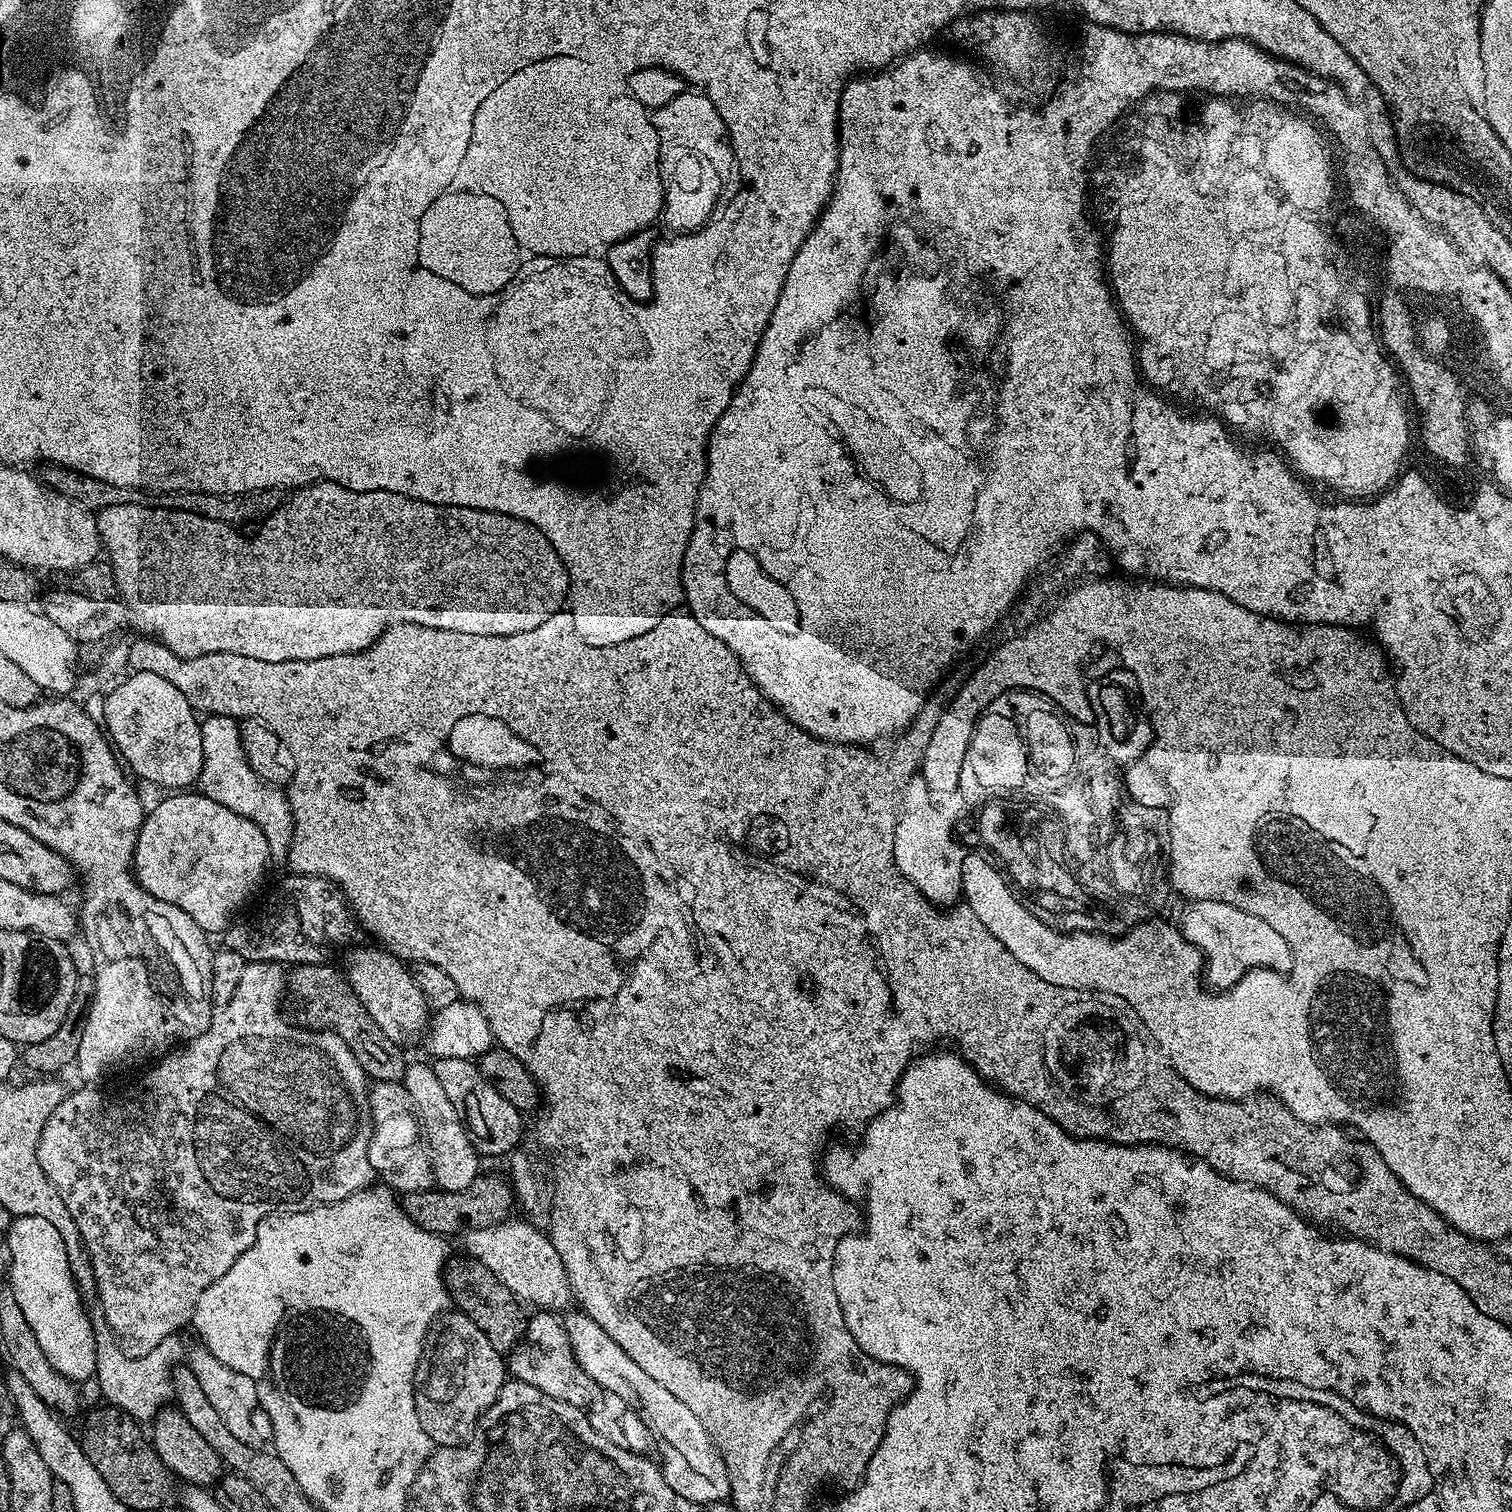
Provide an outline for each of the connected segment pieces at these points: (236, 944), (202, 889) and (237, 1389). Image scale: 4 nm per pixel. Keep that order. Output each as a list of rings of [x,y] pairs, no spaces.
[[[321,876],[288,877],[268,896],[253,920],[233,923],[223,933],[223,947],[234,950],[249,964],[270,962],[281,966],[322,964],[328,951],[339,944],[351,945],[358,933],[358,921],[352,914],[344,893],[332,881]]]
[[[192,794],[165,795],[168,797],[158,801],[156,809],[145,815],[132,859],[136,880],[147,892],[154,894],[154,898],[186,910],[186,914],[202,925],[205,932],[220,934],[229,927],[228,916],[234,915],[236,908],[251,898],[252,884],[259,882],[260,875],[270,865],[266,834],[262,834],[250,818],[242,818],[234,814],[234,810],[226,810],[226,806],[214,802],[214,798],[188,795]]]
[[[203,1346],[187,1349],[186,1367],[192,1371],[194,1378],[202,1385],[202,1394],[206,1394],[206,1399],[214,1406],[214,1411],[222,1417],[222,1422],[226,1422],[226,1430],[234,1434],[234,1438],[239,1438],[241,1442],[246,1442],[253,1446],[264,1446],[272,1439],[272,1423],[266,1414],[266,1410],[260,1404],[256,1383],[246,1374],[238,1374],[230,1370],[210,1350]]]

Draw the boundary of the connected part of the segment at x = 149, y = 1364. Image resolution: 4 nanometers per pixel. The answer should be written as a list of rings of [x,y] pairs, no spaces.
[[[107,1326],[94,1327],[94,1342],[96,1343],[96,1374],[94,1384],[100,1387],[107,1403],[113,1408],[130,1414],[137,1422],[151,1422],[161,1408],[173,1399],[172,1369],[182,1360],[179,1339],[173,1338],[160,1344],[150,1358],[132,1360],[120,1348],[114,1333]]]

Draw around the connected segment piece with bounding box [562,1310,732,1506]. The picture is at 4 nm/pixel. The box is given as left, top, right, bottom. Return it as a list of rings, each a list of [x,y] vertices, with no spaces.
[[[583,1310],[569,1311],[562,1323],[568,1332],[570,1346],[574,1350],[574,1358],[578,1358],[578,1366],[594,1381],[597,1389],[618,1394],[618,1398],[626,1398],[626,1402],[642,1418],[646,1430],[650,1430],[655,1451],[660,1451],[658,1463],[666,1482],[674,1494],[682,1494],[690,1502],[701,1506],[716,1504],[719,1500],[727,1501],[732,1495],[730,1476],[726,1470],[726,1462],[716,1449],[706,1426],[698,1422],[698,1417],[690,1411],[686,1402],[674,1398],[662,1382],[650,1378],[594,1318],[590,1318]]]

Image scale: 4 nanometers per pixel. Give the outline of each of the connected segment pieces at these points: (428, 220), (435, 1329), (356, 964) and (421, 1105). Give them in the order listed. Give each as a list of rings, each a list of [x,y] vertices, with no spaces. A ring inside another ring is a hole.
[[[469,182],[463,187],[463,196],[446,190],[440,200],[434,200],[422,222],[422,260],[428,268],[454,282],[458,288],[474,296],[498,296],[500,288],[506,288],[514,278],[530,270],[526,262],[522,242],[510,229],[509,210],[502,207],[502,199],[486,195]],[[484,208],[484,212],[480,212]],[[476,228],[492,228],[492,240],[504,244],[504,248],[476,248]]]
[[[448,1310],[436,1317],[428,1329],[424,1339],[424,1349],[416,1367],[416,1409],[418,1418],[422,1422],[422,1430],[430,1434],[433,1445],[442,1448],[456,1448],[459,1444],[467,1444],[472,1433],[476,1431],[476,1424],[480,1415],[495,1402],[502,1386],[506,1382],[506,1360],[486,1338],[478,1326],[474,1326],[471,1318],[465,1312]]]
[[[353,947],[353,952],[344,960],[342,971],[358,1002],[366,1006],[366,1014],[378,1022],[378,1030],[382,1030],[382,1034],[386,1034],[386,1038],[395,1044],[403,1045],[407,1036],[412,1036],[415,1032],[423,1033],[427,1029],[430,1009],[422,990],[418,990],[413,969],[407,968],[404,965],[407,963],[401,957],[383,947],[375,947]]]
[[[409,1063],[404,1069],[403,1086],[422,1129],[422,1139],[428,1146],[428,1157],[432,1160],[434,1184],[442,1192],[465,1192],[476,1177],[481,1175],[482,1157],[470,1142],[458,1110],[450,1103],[450,1097],[442,1091],[435,1067],[429,1064]]]

